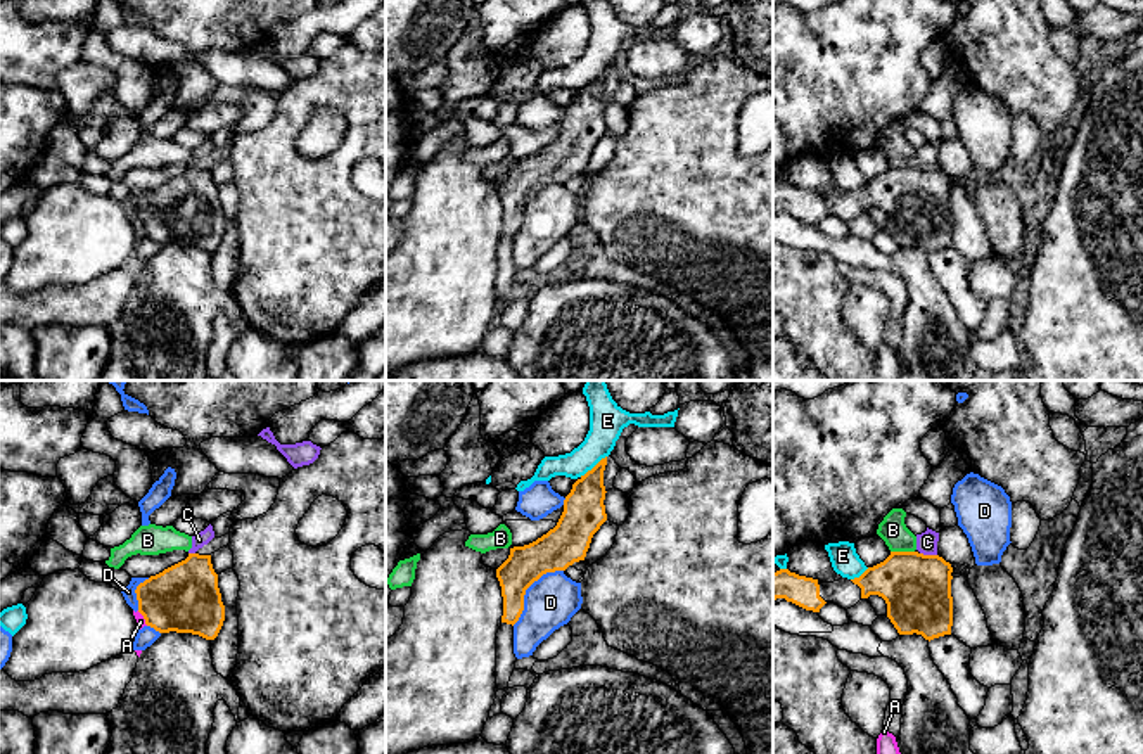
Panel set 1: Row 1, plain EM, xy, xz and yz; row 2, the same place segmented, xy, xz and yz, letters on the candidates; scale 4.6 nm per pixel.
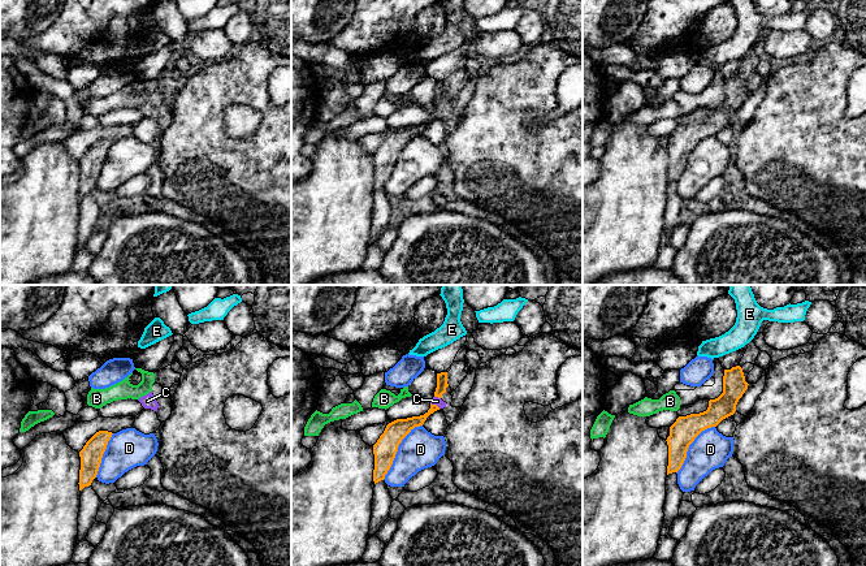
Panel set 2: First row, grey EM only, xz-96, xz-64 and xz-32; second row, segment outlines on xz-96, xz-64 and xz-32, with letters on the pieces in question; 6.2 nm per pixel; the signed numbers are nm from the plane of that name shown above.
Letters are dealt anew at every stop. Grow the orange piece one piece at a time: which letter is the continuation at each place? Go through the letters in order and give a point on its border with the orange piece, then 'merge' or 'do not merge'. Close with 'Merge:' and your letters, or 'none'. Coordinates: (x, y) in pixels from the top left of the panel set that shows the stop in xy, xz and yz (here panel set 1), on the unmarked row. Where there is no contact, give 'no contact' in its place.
A: xy (144, 230) | do not merge
B: yz (903, 165) | do not merge
C: yz (929, 168) | do not merge
D: xz (526, 201) | do not merge
E: xz (593, 80) | do not merge
Merge: none

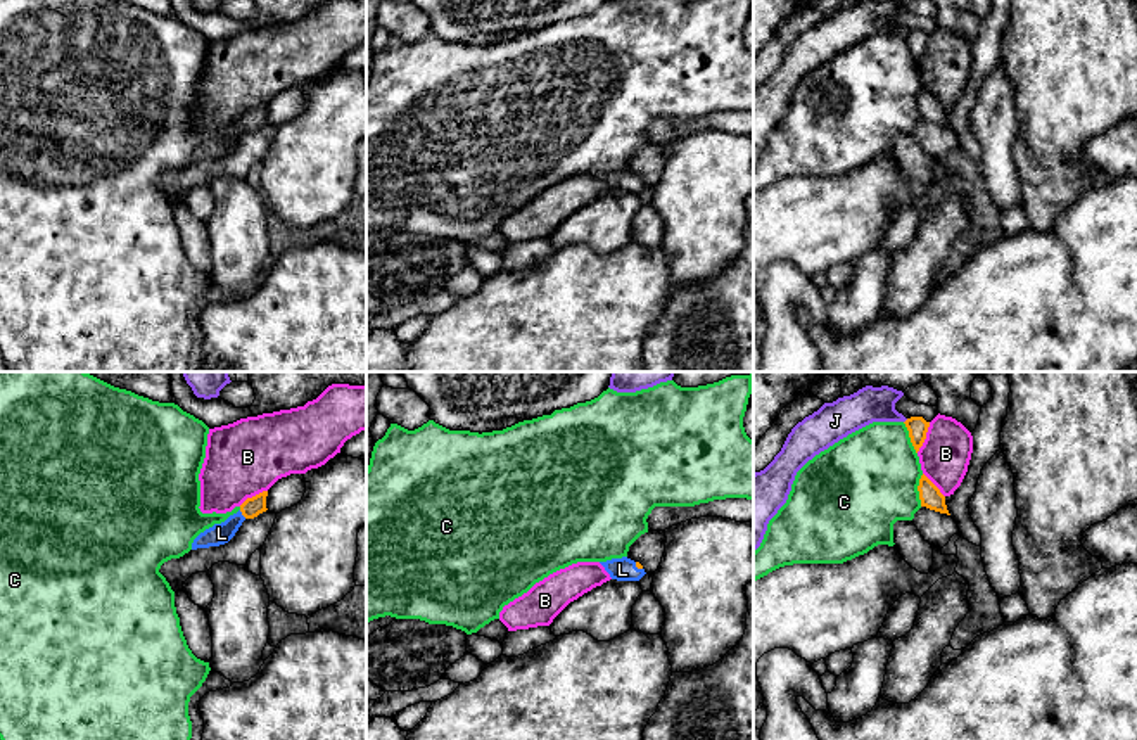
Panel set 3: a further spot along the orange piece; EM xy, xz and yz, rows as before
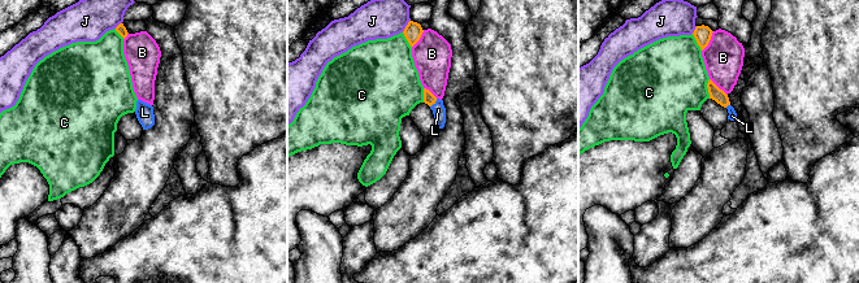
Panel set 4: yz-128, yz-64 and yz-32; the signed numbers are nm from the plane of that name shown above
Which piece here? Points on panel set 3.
B: yz (925, 51) | do not merge
C: yz (918, 102) | do not merge
J: yz (906, 33) | do not merge
L: xy (242, 127) | merge
Merge: L

